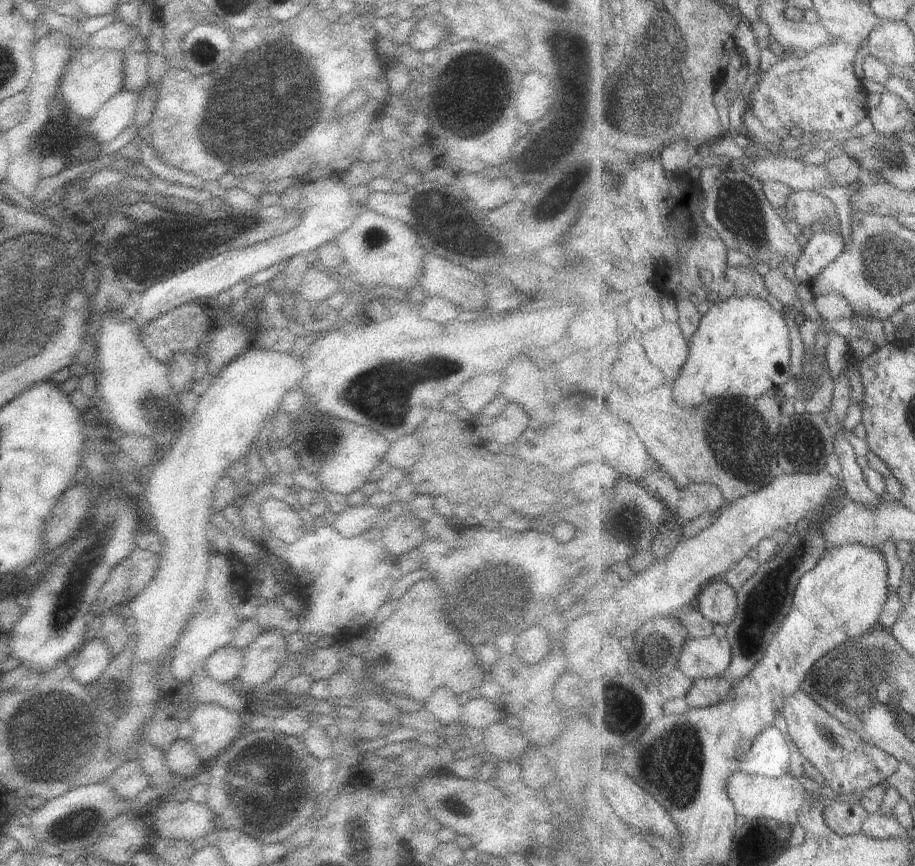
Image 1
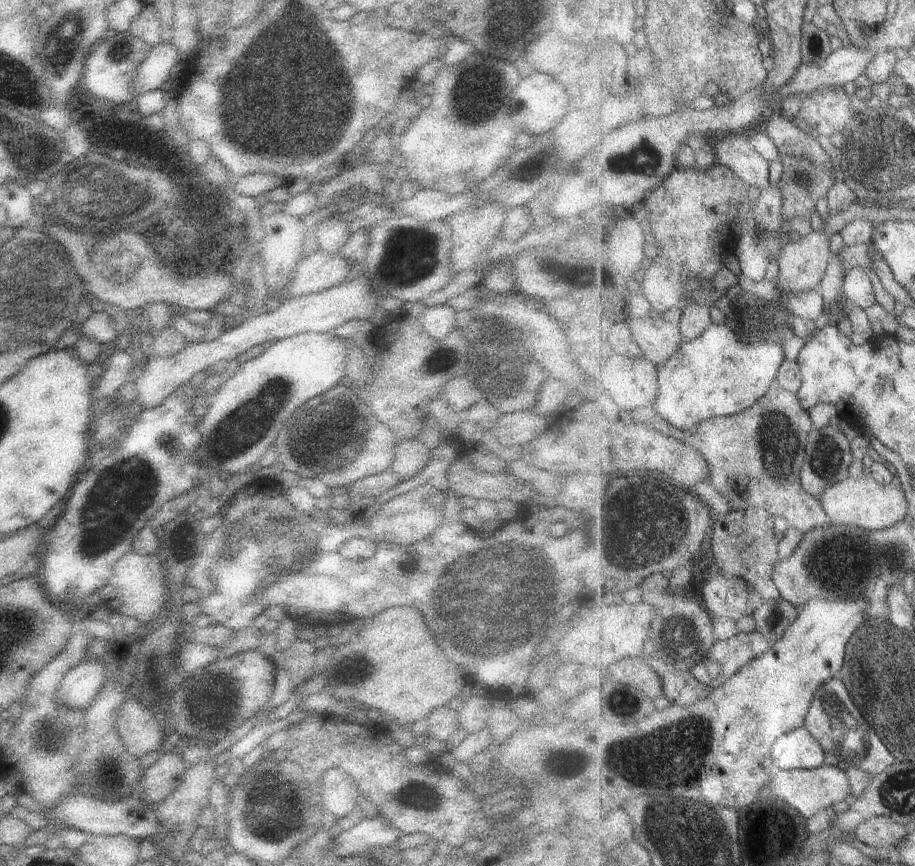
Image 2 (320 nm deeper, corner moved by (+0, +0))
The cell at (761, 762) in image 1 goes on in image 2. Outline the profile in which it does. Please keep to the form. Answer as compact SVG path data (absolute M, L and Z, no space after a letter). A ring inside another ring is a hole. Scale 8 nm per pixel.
M805 727L780 736L770 750L775 770L812 769L823 766L827 751Z

